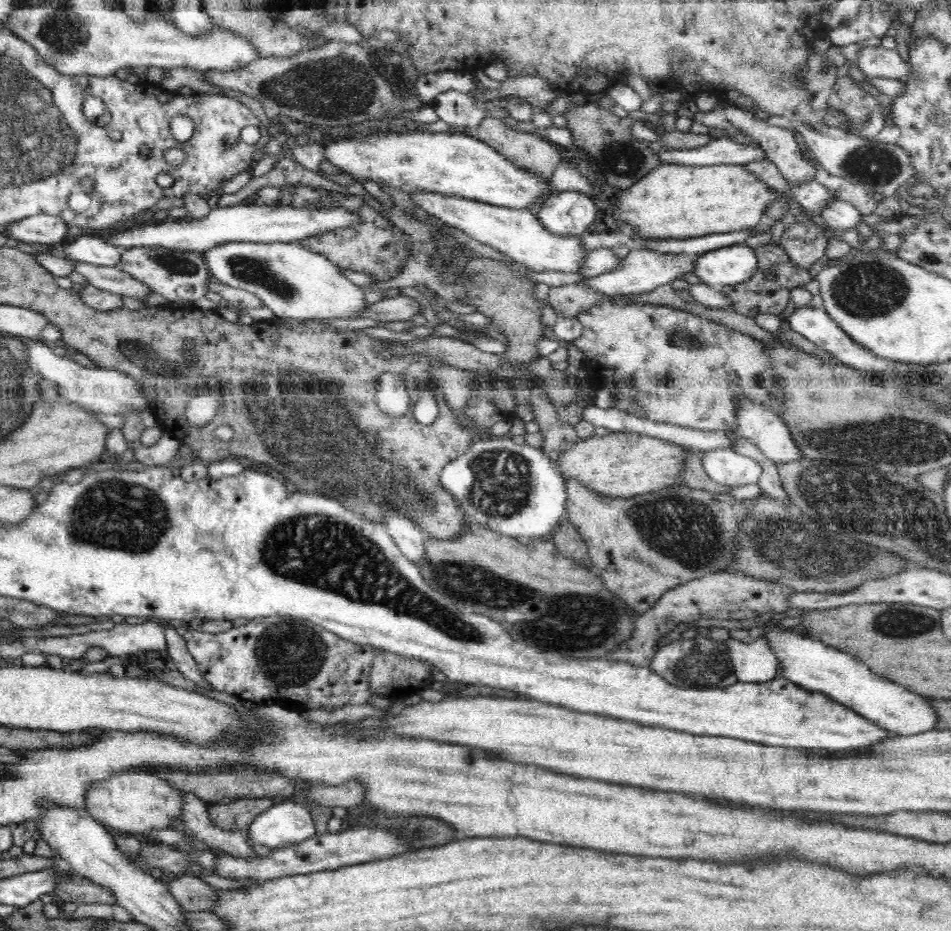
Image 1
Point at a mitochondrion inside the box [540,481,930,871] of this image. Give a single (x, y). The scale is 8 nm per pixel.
(783, 542)

